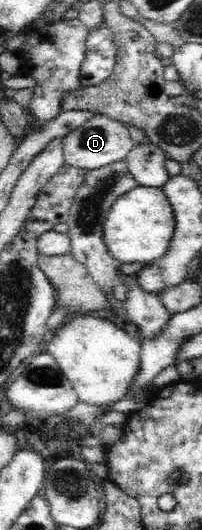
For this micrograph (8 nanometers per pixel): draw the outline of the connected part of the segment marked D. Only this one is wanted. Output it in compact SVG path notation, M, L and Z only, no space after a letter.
M97 113L63 139L64 164L84 170L98 169L125 159L134 144L128 133L128 128L121 121Z

